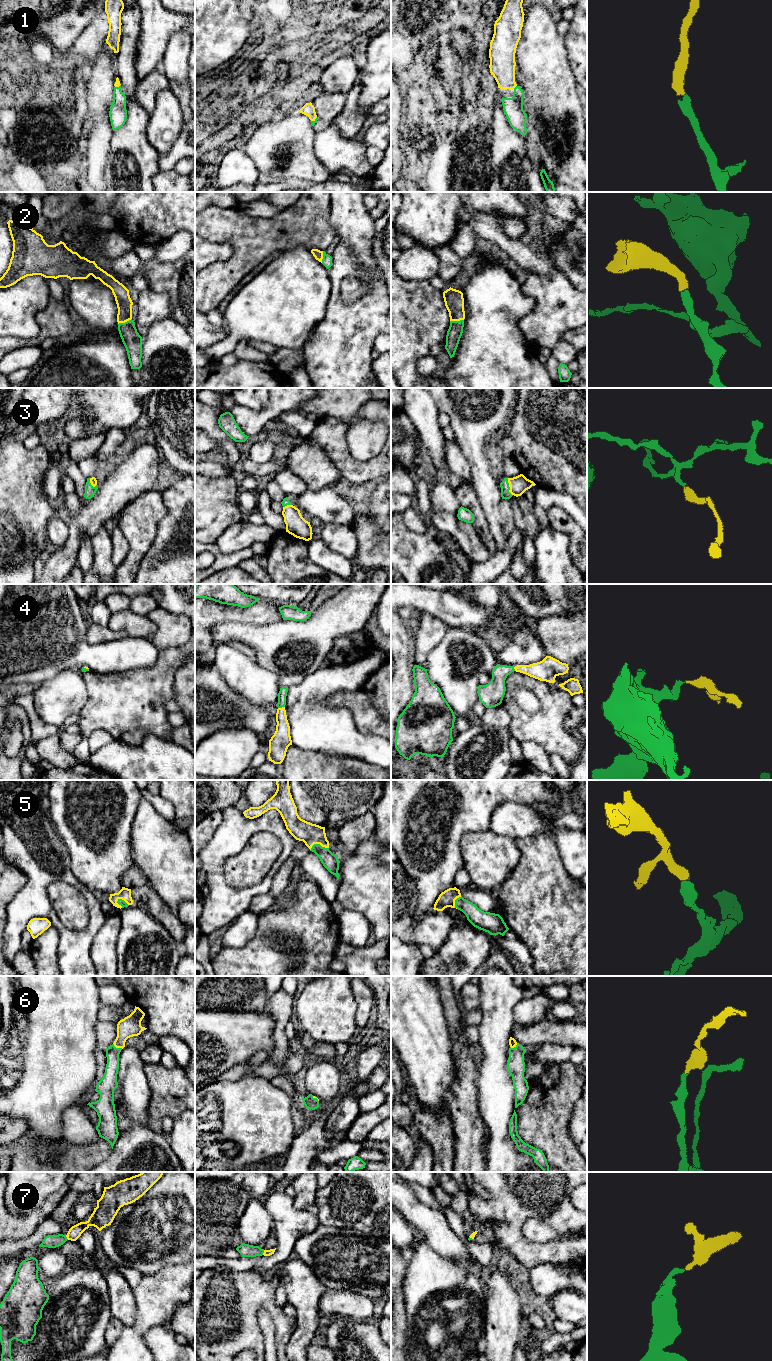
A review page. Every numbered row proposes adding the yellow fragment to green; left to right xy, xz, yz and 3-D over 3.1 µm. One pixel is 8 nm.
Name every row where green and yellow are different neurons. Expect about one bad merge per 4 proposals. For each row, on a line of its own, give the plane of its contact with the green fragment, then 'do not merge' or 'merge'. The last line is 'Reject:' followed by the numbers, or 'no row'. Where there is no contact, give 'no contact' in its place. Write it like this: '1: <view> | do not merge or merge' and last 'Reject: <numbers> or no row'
1: yz | merge
2: xy | merge
3: yz | merge
4: xz | merge
5: xz | merge
6: xy | merge
7: xy | merge
Reject: no row

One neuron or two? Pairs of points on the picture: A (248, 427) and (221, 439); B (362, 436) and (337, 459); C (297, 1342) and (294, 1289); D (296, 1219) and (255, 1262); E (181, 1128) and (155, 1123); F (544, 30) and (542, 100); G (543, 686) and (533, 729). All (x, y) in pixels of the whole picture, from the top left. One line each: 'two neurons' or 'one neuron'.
A: two neurons
B: two neurons
C: one neuron
D: one neuron
E: two neurons
F: one neuron
G: one neuron

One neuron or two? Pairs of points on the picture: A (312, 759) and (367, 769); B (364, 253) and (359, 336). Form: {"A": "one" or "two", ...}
{"A": "one", "B": "two"}

